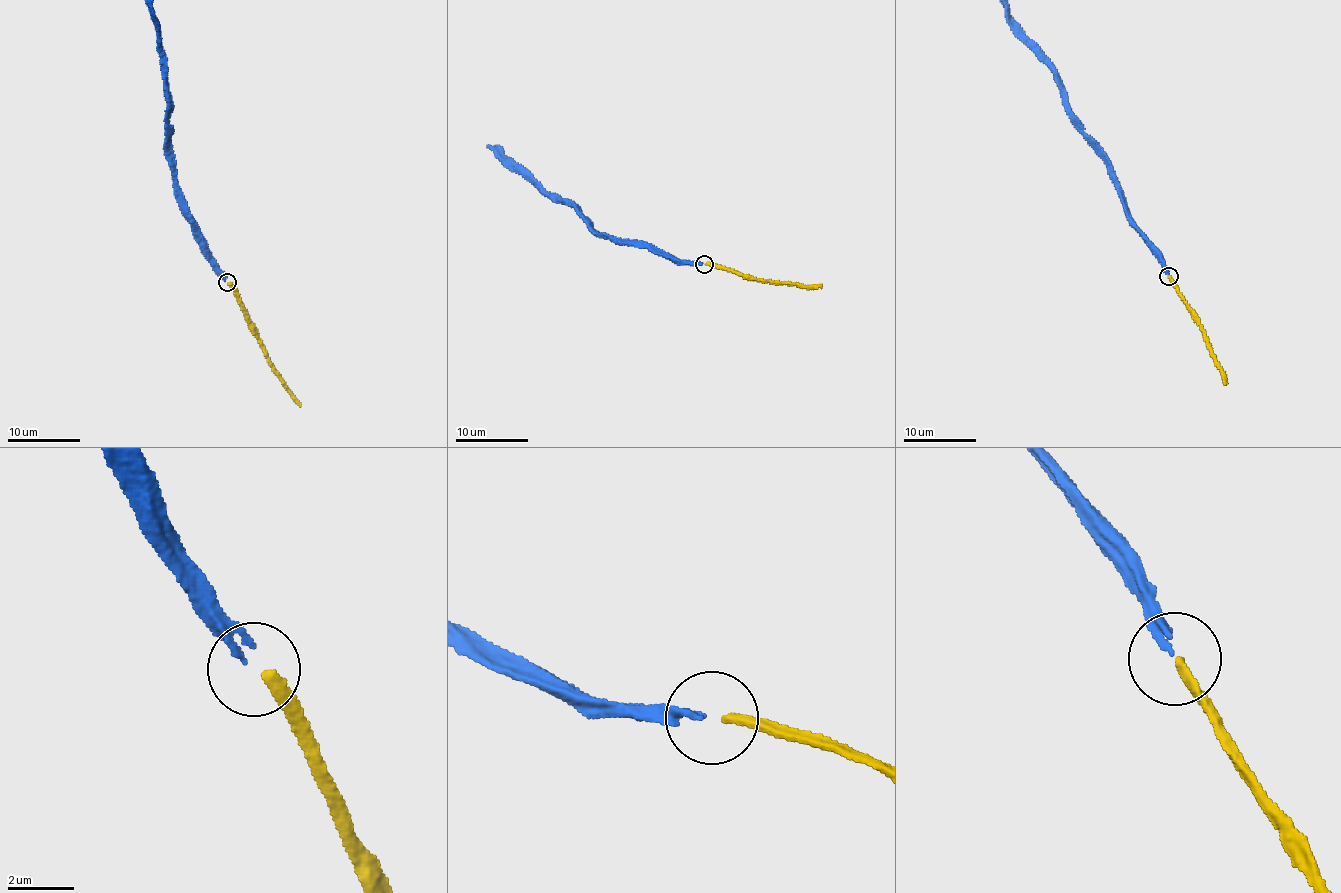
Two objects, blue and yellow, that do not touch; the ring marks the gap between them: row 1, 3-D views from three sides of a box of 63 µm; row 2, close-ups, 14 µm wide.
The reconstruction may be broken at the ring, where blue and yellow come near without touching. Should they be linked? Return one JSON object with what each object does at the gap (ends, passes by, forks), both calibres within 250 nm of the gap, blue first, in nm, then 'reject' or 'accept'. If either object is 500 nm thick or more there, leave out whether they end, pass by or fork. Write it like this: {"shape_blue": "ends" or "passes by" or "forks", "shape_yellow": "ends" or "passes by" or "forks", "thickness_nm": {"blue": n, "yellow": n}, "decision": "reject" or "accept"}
{"shape_blue": "ends", "shape_yellow": "ends", "thickness_nm": {"blue": 190, "yellow": 320}, "decision": "reject"}

